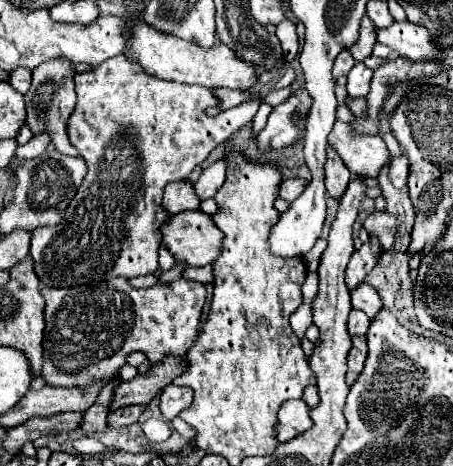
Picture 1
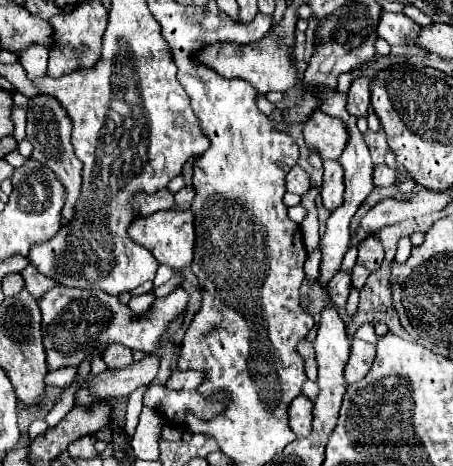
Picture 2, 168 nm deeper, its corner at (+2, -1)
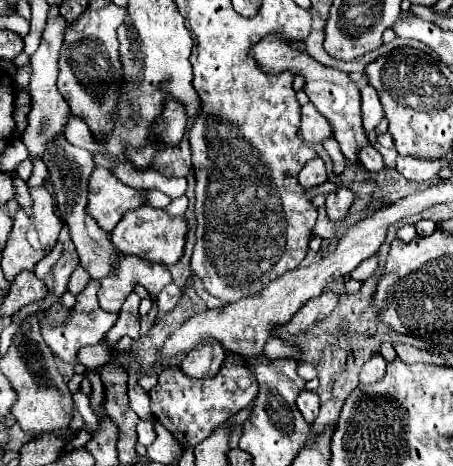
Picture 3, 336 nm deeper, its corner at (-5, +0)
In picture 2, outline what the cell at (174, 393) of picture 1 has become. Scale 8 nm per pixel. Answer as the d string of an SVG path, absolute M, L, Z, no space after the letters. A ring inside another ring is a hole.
M173 370L167 384L169 390L193 390L203 382L205 374L197 372L197 370Z

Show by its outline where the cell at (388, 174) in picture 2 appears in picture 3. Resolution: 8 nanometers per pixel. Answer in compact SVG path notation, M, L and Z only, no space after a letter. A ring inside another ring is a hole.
M368 147L368 149L360 149L360 163L370 171L370 173L380 173L386 169L382 155L378 153L378 149Z

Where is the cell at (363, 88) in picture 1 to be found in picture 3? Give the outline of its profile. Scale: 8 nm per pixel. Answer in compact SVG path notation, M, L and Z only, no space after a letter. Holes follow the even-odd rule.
M364 85L360 89L362 93L362 117L364 117L364 129L368 131L368 139L370 139L370 145L376 143L376 135L374 135L374 127L382 121L384 117L384 111L382 111L382 105L380 105L380 99L378 99L378 93L372 85Z

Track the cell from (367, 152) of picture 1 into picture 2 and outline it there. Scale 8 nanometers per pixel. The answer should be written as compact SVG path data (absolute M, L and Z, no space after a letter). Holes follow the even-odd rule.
M313 110L303 124L303 136L309 150L319 152L323 160L339 160L347 144L347 128L339 118L327 116L321 110Z

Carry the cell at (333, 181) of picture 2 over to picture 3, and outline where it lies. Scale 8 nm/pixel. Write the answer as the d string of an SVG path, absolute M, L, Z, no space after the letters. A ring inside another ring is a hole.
M338 185L336 191L326 195L326 213L332 221L344 219L348 215L348 209L354 201L354 193L346 185Z

